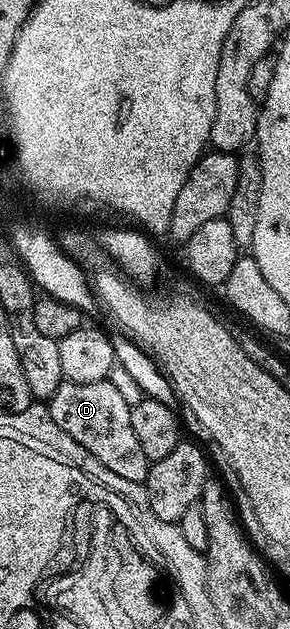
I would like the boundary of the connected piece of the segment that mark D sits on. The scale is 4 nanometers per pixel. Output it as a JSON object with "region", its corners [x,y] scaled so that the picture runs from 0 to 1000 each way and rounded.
{"region":[[[366,603],[290,612],[217,606],[162,638],[162,657],[203,682],[272,703],[286,714],[300,714],[369,746],[479,771],[503,762],[514,734],[493,714],[479,714],[452,677],[448,650],[438,638],[414,630],[410,618]]]}

